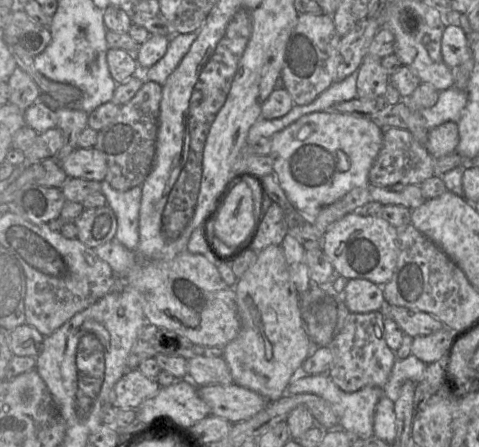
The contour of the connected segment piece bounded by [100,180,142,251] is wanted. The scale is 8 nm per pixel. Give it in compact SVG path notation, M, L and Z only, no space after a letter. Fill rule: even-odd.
M105 180L100 183L101 192L106 197L107 205L117 218L115 239L127 249L136 251L139 242L138 224L142 186L118 191Z

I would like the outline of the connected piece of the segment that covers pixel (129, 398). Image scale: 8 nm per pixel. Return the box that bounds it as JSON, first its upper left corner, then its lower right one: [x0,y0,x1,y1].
[113,369,161,409]

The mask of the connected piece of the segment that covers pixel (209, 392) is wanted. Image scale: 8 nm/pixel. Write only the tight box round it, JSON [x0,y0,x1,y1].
[198,383,268,424]

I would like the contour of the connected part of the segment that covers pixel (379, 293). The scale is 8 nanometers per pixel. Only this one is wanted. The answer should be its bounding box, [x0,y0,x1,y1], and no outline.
[342,279,386,313]

